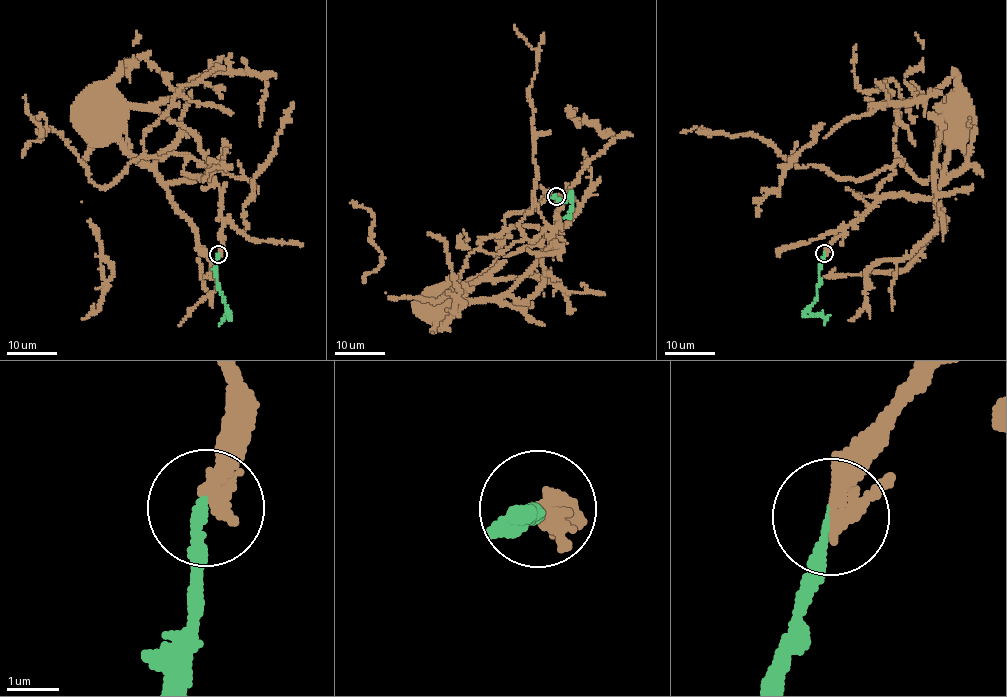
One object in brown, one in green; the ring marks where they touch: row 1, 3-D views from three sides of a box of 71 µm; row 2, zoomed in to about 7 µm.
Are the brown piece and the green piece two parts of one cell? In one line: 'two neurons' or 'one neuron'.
one neuron

